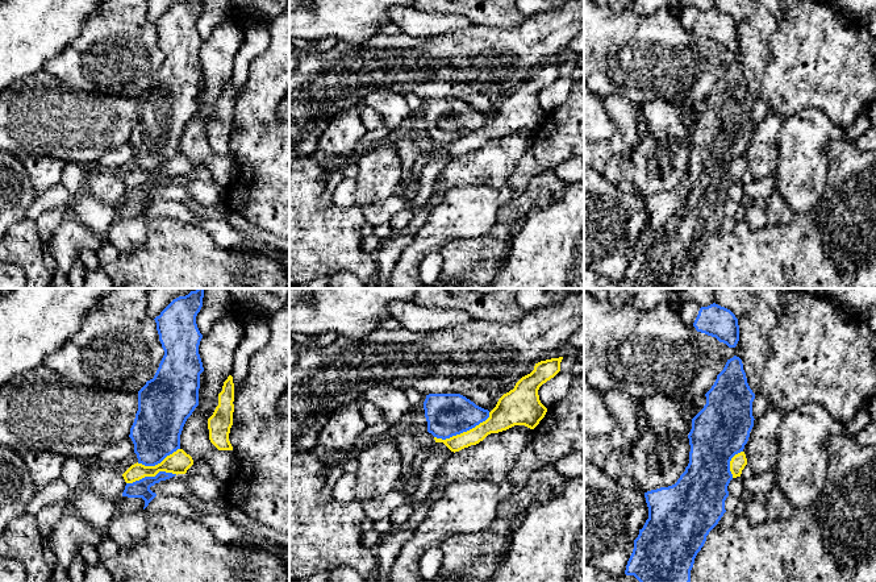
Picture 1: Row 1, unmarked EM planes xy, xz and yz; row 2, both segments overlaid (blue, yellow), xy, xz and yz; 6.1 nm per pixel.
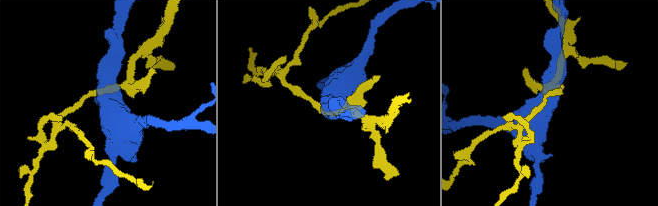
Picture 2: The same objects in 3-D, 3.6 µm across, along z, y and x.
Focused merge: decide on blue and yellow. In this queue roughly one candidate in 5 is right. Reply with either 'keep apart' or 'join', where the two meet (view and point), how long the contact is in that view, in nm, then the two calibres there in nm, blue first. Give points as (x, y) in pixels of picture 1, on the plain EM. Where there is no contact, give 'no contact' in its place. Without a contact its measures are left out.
keep apart | xz (463, 136) | 380 nm | 260/160 nm

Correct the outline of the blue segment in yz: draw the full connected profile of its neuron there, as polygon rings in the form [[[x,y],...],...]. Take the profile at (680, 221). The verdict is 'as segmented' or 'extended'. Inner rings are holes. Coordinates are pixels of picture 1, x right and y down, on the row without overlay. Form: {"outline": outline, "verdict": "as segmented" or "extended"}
{"outline": [[[739,62],[727,65],[705,101],[706,109],[692,124],[688,140],[689,169],[685,176],[675,190],[645,198],[648,224],[634,245],[634,254],[625,275],[626,280],[634,280],[641,288],[689,288],[697,258],[726,217],[727,191],[733,184],[730,166],[743,157],[755,125],[755,99],[747,88]]], "verdict": "as segmented"}

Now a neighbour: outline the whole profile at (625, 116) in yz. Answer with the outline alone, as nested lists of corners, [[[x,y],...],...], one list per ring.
[[[621,96],[602,97],[614,132],[609,140],[584,141],[584,166],[602,175],[612,157],[622,155],[637,145],[641,107]]]

